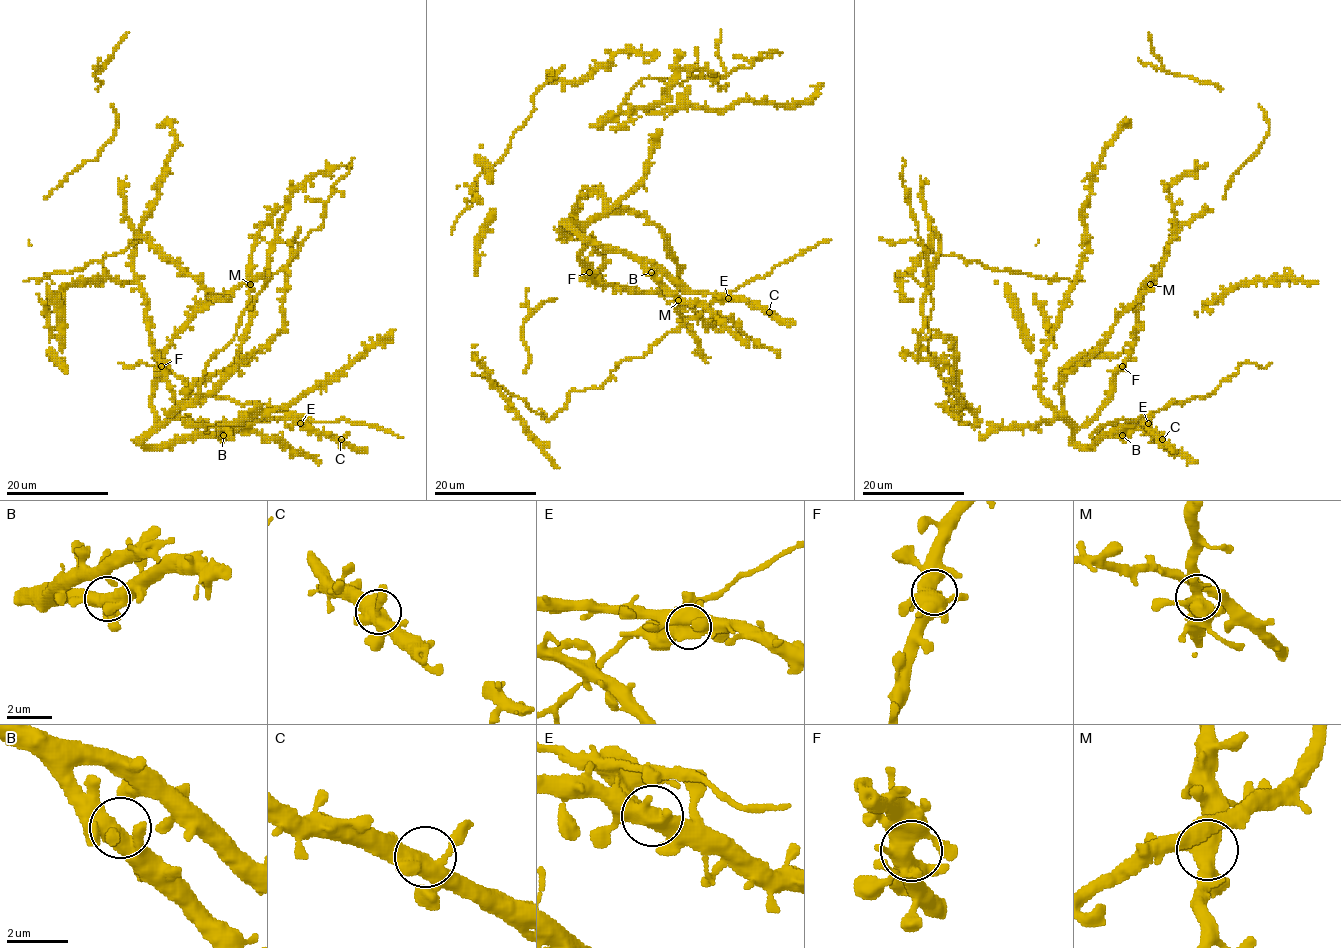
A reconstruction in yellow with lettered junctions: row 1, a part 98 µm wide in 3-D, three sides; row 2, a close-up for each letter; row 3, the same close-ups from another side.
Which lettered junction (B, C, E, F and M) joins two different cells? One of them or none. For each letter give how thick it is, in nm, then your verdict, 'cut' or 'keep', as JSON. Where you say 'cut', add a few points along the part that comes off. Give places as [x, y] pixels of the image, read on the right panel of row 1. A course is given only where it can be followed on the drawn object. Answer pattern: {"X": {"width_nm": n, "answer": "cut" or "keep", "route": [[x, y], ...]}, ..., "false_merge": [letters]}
{"B": {"width_nm": 440, "answer": "keep"}, "C": {"width_nm": 480, "answer": "keep"}, "E": {"width_nm": 480, "answer": "cut", "route": [[1148, 424], [1149, 415], [1172, 402], [1182, 403], [1211, 394], [1241, 364], [1266, 367], [1270, 362]]}, "F": {"width_nm": 480, "answer": "keep"}, "M": {"width_nm": 440, "answer": "keep"}, "false_merge": ["E"]}

